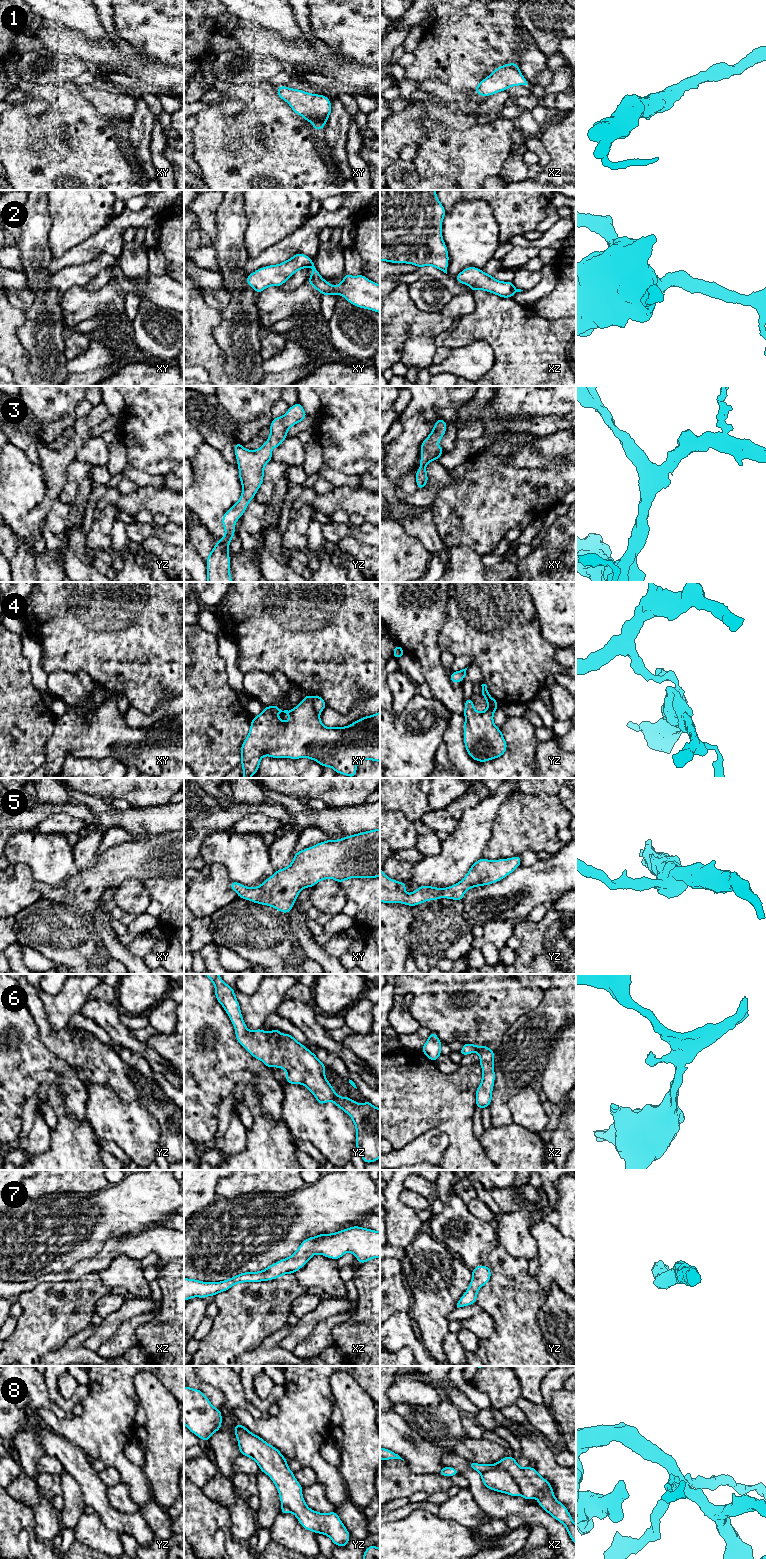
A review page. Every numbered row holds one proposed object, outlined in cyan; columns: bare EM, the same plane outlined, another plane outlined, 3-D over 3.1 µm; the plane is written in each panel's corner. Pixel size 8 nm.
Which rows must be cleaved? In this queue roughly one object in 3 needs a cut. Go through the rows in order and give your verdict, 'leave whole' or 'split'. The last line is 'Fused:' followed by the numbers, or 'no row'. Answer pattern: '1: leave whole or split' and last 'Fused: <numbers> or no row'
1: leave whole
2: leave whole
3: leave whole
4: split
5: leave whole
6: leave whole
7: leave whole
8: leave whole
Fused: 4

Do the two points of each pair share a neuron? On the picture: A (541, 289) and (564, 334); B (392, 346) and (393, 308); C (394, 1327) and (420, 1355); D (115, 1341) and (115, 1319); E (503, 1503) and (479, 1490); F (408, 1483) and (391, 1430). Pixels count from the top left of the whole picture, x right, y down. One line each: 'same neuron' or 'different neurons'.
A: different neurons
B: same neuron
C: same neuron
D: different neurons
E: same neuron
F: different neurons

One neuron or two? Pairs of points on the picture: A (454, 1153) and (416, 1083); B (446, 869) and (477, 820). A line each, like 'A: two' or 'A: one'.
A: one
B: one

